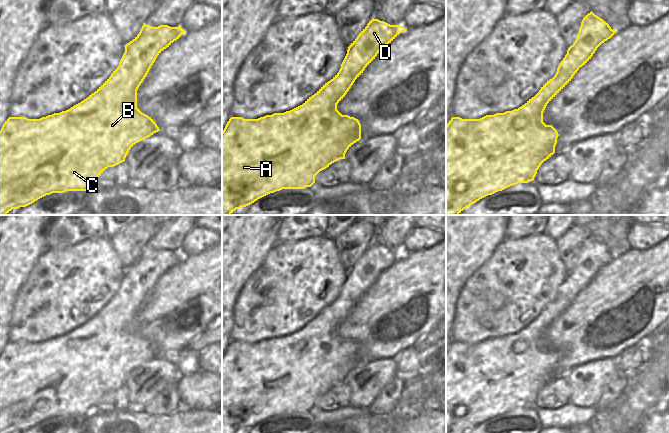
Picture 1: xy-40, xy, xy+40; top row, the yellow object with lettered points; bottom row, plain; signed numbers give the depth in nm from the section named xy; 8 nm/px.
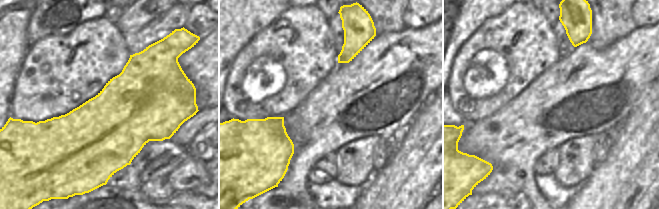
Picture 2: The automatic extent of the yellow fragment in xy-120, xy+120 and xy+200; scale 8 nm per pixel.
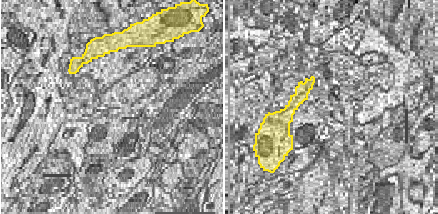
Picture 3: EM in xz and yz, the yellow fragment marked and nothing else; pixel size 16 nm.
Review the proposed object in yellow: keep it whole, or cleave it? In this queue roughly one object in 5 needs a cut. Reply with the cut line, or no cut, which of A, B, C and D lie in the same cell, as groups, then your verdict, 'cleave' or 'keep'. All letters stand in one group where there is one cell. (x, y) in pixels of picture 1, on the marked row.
no cut; A B C D; keep

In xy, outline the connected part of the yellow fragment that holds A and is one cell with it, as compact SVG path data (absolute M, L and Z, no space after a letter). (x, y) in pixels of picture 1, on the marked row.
M373 18L348 47L339 72L302 105L258 119L229 119L222 131L222 215L282 189L311 187L320 171L345 159L347 150L361 139L361 124L342 115L337 104L377 54L406 30Z

